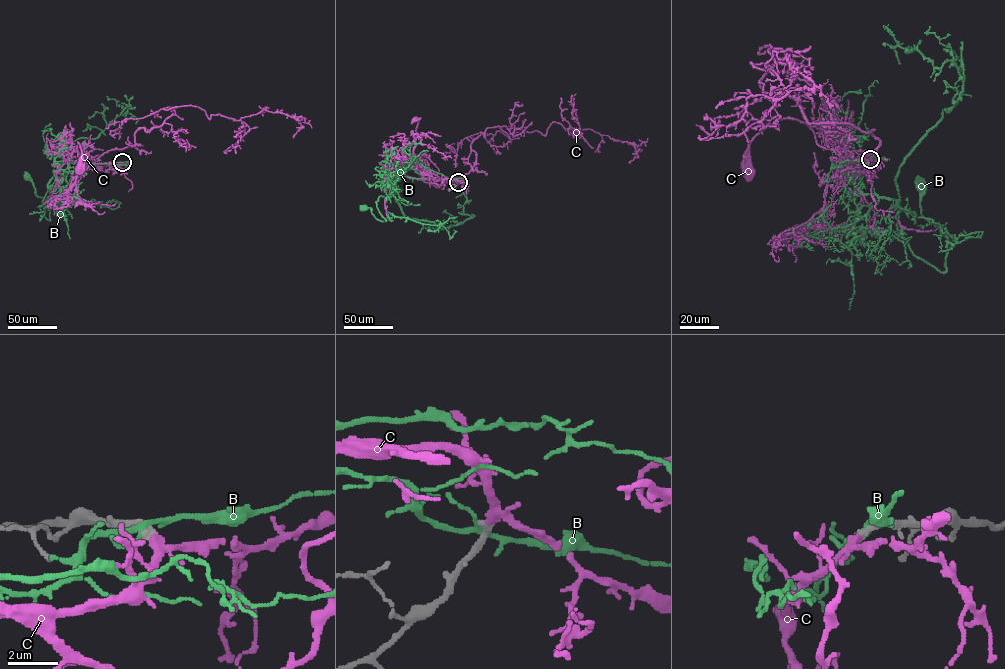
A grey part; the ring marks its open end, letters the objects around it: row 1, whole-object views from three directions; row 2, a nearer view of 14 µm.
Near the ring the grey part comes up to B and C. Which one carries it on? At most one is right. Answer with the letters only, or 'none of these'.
C

